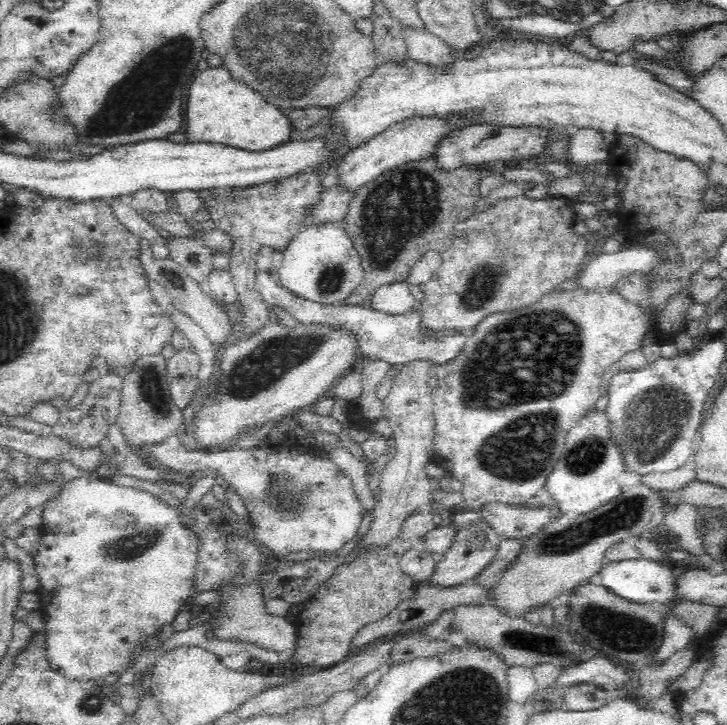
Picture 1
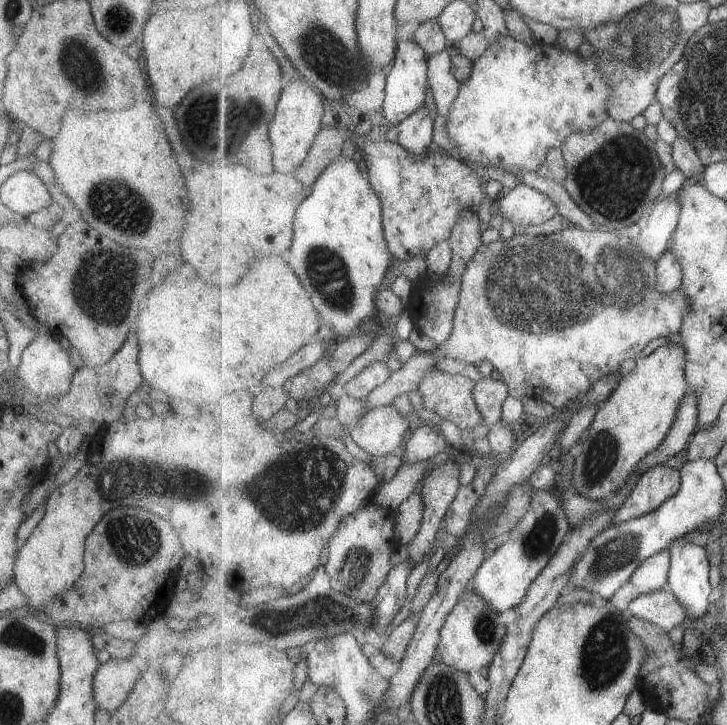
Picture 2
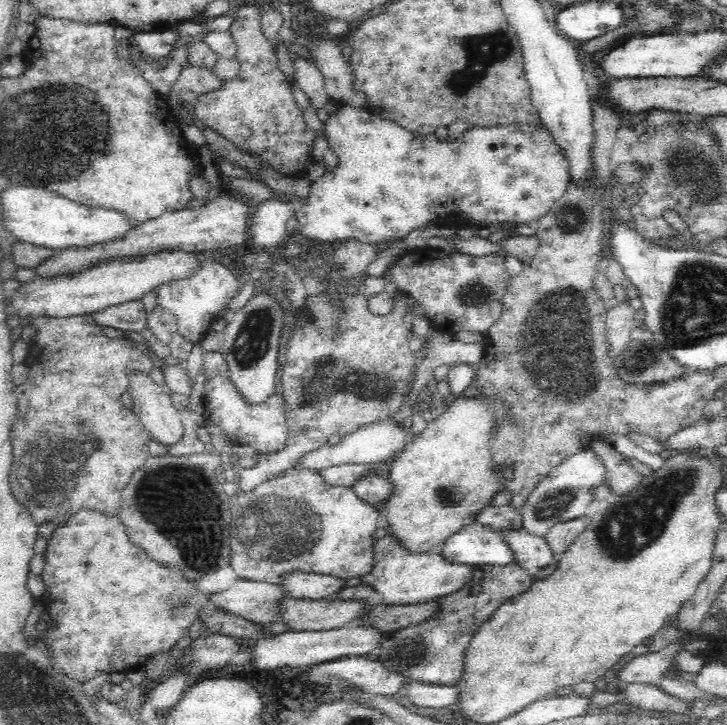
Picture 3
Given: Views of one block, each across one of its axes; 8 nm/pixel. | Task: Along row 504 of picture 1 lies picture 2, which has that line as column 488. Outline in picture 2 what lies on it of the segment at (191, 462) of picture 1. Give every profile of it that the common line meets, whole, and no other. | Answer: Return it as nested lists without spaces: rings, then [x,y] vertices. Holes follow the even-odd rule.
[[[571,224],[552,235],[532,237],[525,232],[481,245],[461,280],[452,335],[432,351],[417,351],[387,382],[363,398],[366,400],[366,414],[374,408],[392,405],[401,394],[419,390],[427,377],[440,370],[439,361],[443,359],[457,359],[476,366],[479,362],[491,361],[508,383],[511,395],[520,399],[539,398],[554,405],[559,412],[565,411],[567,405],[587,394],[599,379],[637,361],[651,340],[661,339],[661,336],[668,340],[671,334],[682,329],[685,315],[692,309],[690,298],[682,287],[667,294],[656,289],[657,263],[653,257],[645,255],[639,244],[627,234],[601,232],[599,227],[590,231]]]

